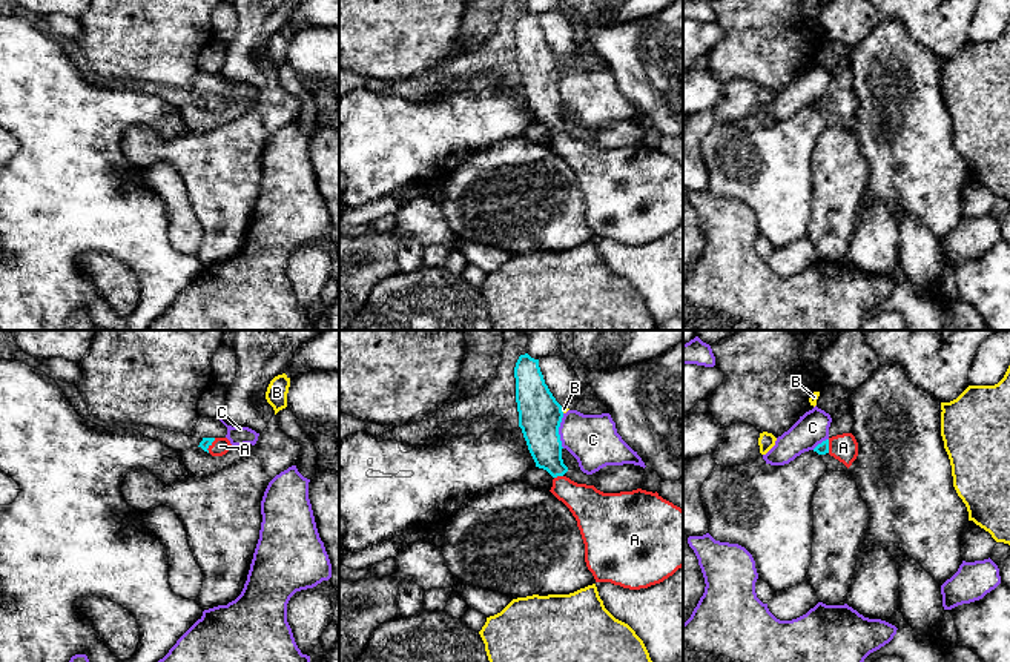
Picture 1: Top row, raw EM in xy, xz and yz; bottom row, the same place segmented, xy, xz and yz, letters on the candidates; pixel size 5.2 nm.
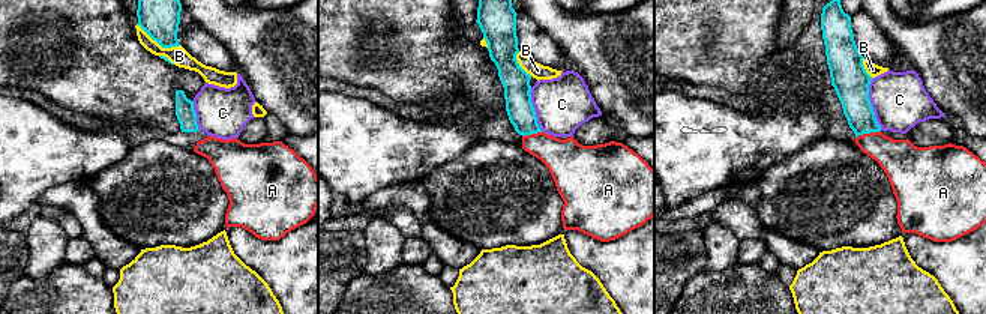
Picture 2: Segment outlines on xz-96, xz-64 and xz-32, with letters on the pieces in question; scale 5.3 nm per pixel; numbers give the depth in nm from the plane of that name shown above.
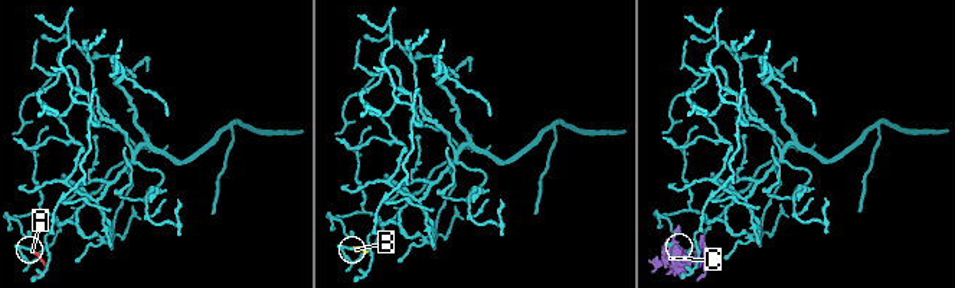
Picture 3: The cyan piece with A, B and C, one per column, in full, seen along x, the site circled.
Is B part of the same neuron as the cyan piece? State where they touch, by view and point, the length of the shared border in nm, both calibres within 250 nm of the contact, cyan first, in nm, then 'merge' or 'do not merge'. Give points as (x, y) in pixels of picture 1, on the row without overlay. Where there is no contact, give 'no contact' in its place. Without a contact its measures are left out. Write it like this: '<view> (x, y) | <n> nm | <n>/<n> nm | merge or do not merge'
xz (561, 66) | 40 nm | 220/20 nm | do not merge

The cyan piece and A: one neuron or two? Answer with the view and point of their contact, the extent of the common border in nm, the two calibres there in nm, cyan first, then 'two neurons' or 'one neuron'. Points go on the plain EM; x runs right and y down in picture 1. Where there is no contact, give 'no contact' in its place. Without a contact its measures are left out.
yz (828, 102) | 70 nm | 60/140 nm | one neuron

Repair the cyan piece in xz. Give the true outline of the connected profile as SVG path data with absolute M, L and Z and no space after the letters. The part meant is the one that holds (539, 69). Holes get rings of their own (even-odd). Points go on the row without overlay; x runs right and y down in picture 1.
M520 11L514 34L519 83L536 123L554 134L550 147L577 177L596 238L640 246L682 224L683 166L657 147L603 149L566 134L559 91L563 68L545 40L539 15Z

